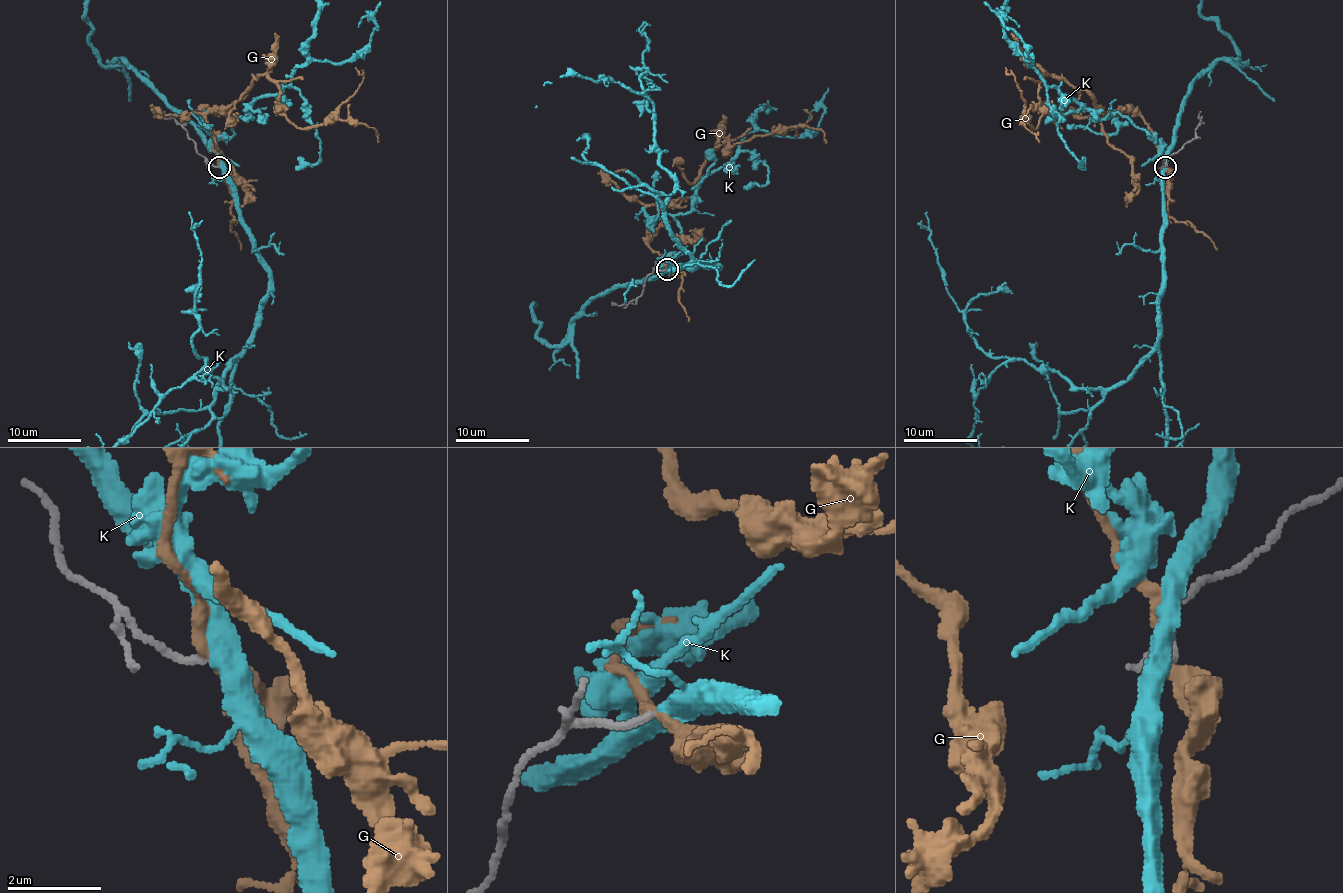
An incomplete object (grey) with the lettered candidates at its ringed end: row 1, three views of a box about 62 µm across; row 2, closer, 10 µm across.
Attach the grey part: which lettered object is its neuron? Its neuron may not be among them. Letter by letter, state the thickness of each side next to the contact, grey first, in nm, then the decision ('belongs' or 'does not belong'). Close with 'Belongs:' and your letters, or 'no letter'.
G: calibres 150 and 240 nm; does not belong
K: calibres 140 and 460 nm; belongs
Belongs: K

